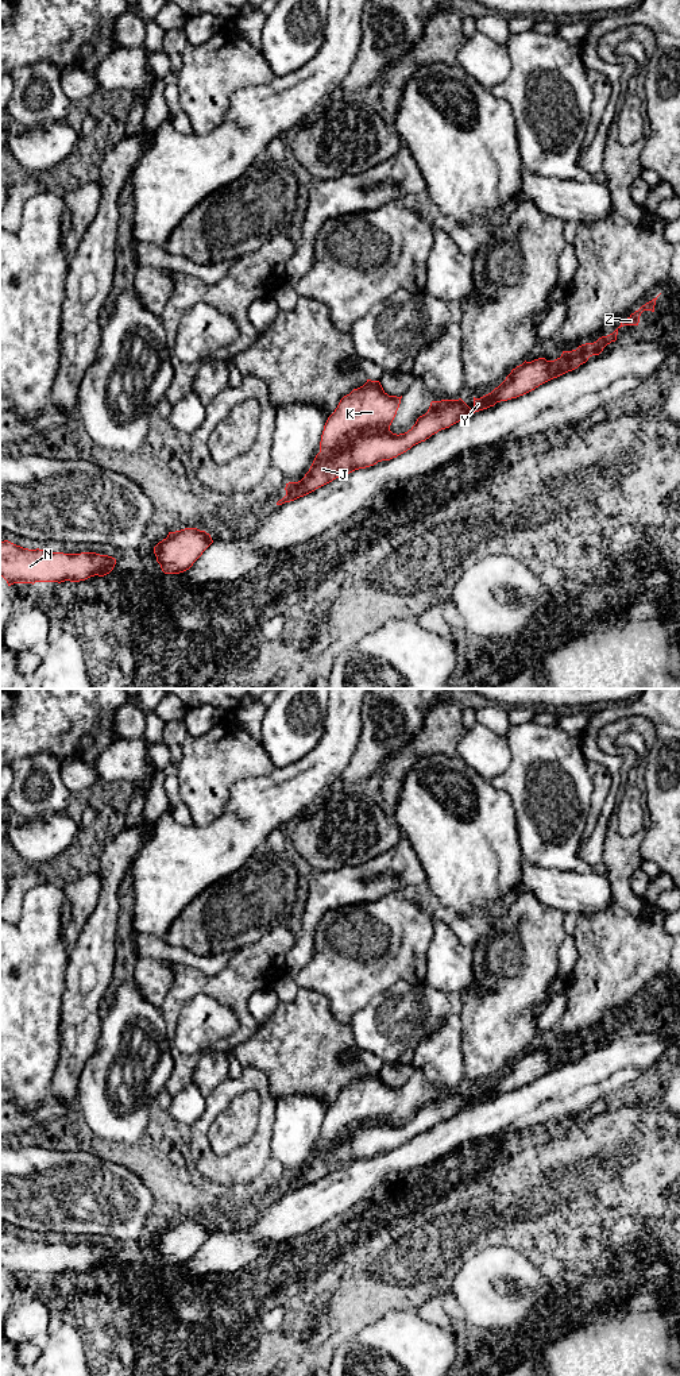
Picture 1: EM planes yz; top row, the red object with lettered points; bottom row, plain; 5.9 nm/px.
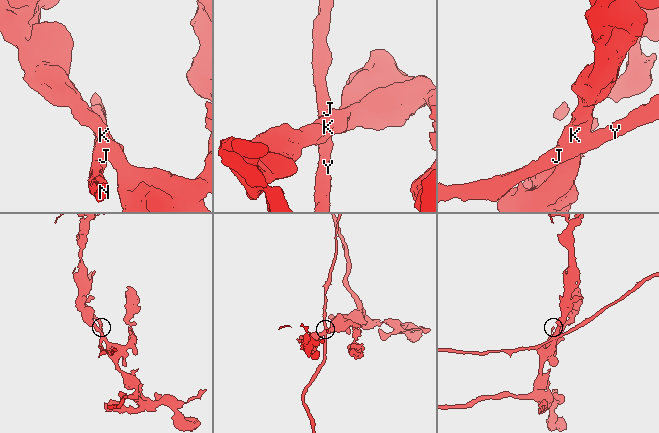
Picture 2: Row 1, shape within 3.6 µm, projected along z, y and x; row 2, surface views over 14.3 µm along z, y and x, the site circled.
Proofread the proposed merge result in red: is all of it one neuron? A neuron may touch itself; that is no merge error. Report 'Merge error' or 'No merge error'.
No merge error

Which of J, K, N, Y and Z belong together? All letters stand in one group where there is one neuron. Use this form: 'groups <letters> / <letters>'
groups J K N Y Z

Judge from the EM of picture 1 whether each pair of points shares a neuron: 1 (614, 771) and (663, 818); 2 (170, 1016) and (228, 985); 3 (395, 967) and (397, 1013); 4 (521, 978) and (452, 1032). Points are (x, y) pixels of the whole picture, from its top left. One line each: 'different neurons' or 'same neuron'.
1: same neuron
2: same neuron
3: different neurons
4: different neurons

